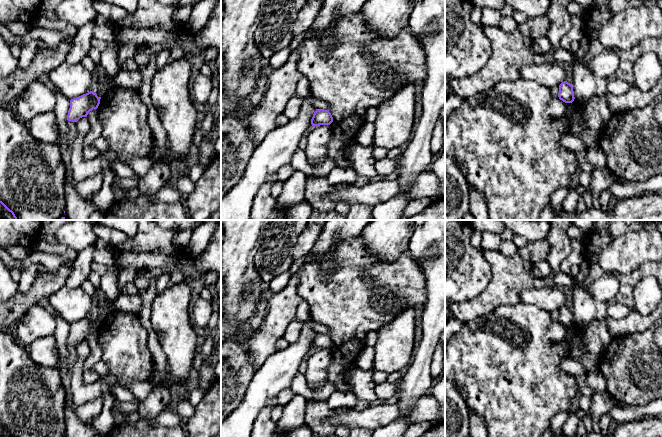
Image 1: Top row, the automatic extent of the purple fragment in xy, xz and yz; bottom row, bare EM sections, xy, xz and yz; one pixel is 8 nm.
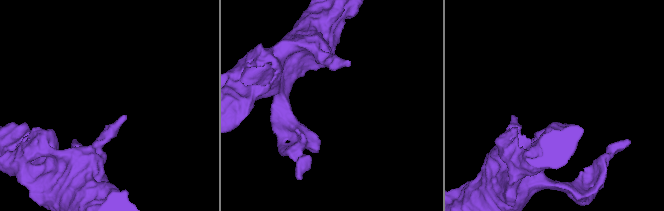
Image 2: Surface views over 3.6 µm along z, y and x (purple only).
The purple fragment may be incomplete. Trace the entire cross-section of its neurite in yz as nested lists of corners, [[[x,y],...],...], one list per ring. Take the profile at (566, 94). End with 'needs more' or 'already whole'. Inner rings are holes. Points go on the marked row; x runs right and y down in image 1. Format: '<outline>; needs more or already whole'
[[[567,81],[562,82],[559,85],[558,97],[565,103],[572,103],[575,99],[572,84]]]; already whole

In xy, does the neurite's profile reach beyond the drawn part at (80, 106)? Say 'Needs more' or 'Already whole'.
Already whole

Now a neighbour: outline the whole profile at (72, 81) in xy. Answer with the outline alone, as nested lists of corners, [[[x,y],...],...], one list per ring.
[[[64,62],[49,73],[49,79],[57,91],[71,100],[92,91],[95,74],[81,63],[69,65]]]

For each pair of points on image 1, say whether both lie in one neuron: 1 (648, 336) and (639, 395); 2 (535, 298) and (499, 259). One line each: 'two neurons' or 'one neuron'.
1: one neuron
2: two neurons

